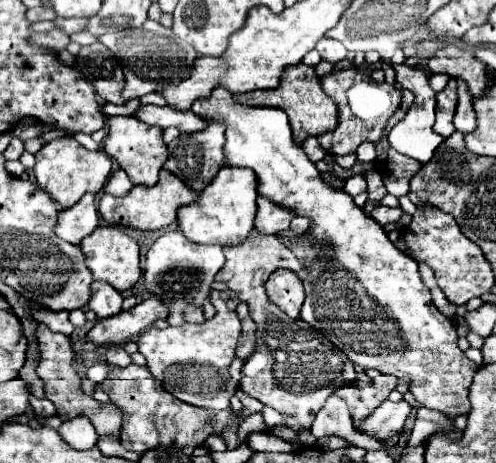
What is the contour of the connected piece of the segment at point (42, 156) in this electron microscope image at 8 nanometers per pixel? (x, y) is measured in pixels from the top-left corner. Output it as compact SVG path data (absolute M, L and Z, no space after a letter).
M59 137L45 143L35 153L35 181L37 185L47 191L63 209L75 205L87 191L97 193L111 171L111 157L105 151L89 151L75 141L75 137Z

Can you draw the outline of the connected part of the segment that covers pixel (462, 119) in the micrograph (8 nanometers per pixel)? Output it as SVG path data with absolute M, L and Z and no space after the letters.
M459 81L459 105L457 105L457 113L455 113L455 129L461 131L463 135L475 129L475 111L473 111L471 99L473 97L467 91L465 83Z

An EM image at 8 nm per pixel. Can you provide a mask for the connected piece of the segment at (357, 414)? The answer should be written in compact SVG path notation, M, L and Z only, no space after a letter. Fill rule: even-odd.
M377 375L377 377L361 377L359 381L339 387L337 393L349 403L349 411L353 419L361 419L371 415L375 407L379 407L389 393L397 387L397 377L393 375Z

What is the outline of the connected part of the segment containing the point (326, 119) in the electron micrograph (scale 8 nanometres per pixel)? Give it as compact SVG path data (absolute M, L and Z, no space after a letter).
M303 63L287 67L283 71L279 87L275 87L275 89L257 89L251 93L235 93L233 97L237 103L243 103L243 105L267 105L267 107L283 109L289 115L289 123L291 123L293 137L297 143L303 143L309 135L319 135L319 133L331 131L339 123L337 105L331 101L331 97L327 97L323 93L319 77L315 75L315 69L309 65L303 65Z

